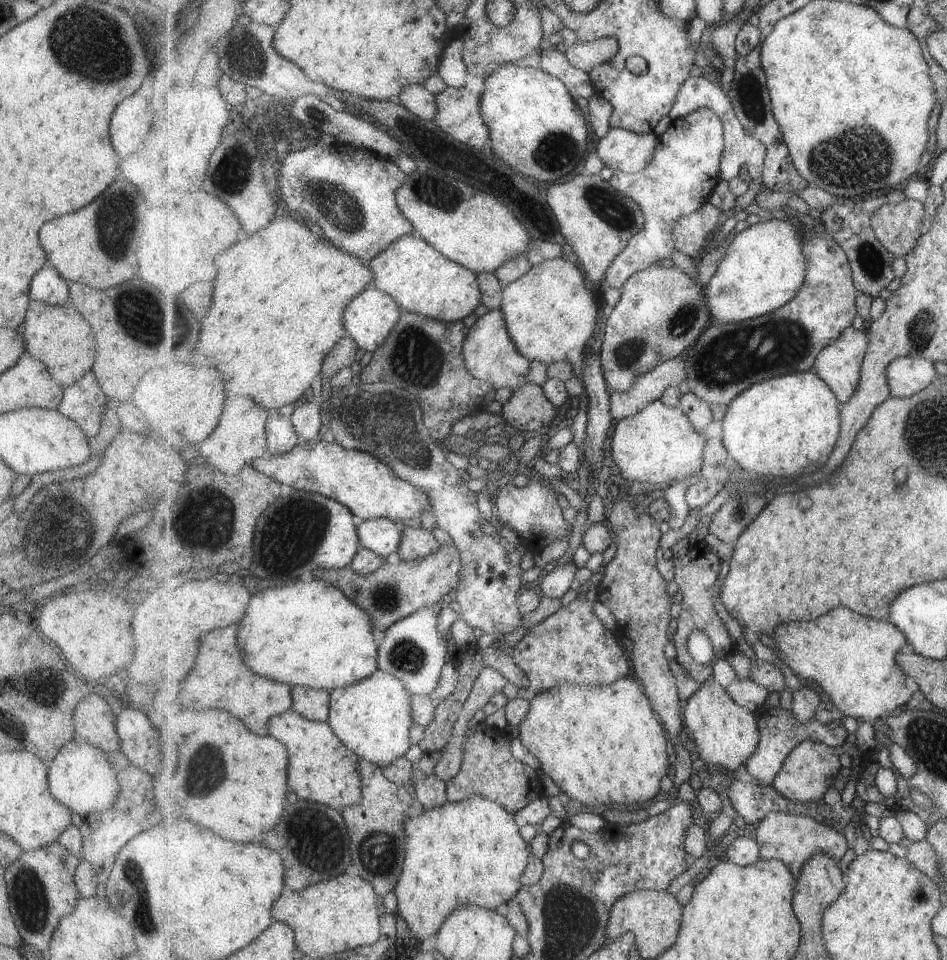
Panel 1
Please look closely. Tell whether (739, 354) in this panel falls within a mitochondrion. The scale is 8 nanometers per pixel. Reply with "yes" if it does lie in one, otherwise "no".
yes

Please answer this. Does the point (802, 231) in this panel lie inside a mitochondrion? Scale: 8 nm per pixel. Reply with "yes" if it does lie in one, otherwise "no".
no

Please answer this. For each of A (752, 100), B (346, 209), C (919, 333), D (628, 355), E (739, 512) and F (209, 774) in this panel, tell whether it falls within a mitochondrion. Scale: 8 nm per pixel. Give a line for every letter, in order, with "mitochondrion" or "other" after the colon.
A: mitochondrion
B: mitochondrion
C: mitochondrion
D: mitochondrion
E: mitochondrion
F: mitochondrion

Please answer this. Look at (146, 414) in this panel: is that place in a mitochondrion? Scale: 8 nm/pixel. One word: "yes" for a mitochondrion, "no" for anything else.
no

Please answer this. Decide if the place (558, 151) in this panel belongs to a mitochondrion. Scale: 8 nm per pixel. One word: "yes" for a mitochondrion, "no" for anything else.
yes

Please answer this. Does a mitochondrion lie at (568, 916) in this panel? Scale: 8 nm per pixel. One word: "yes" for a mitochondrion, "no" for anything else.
yes

